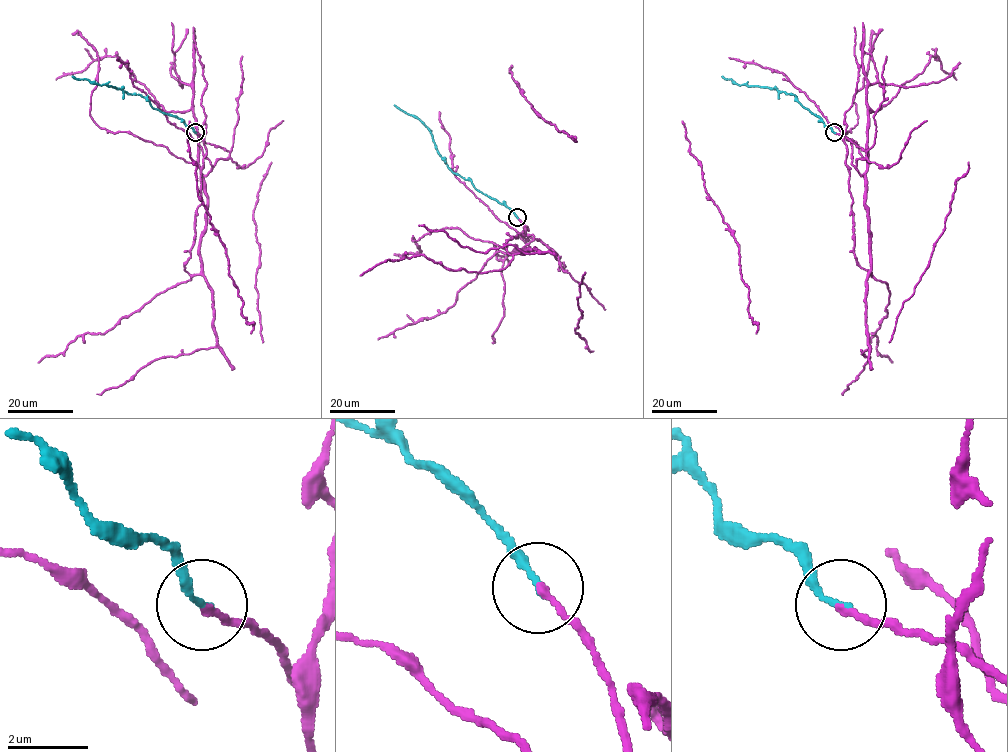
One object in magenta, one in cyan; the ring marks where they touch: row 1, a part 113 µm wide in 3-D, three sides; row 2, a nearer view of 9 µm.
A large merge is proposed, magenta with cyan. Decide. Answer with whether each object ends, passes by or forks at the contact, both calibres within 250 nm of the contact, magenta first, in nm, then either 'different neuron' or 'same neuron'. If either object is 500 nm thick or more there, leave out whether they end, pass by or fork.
magenta ends there; cyan ends there; 160 nm thick on the magenta side, 170 nm on the other; same neuron

